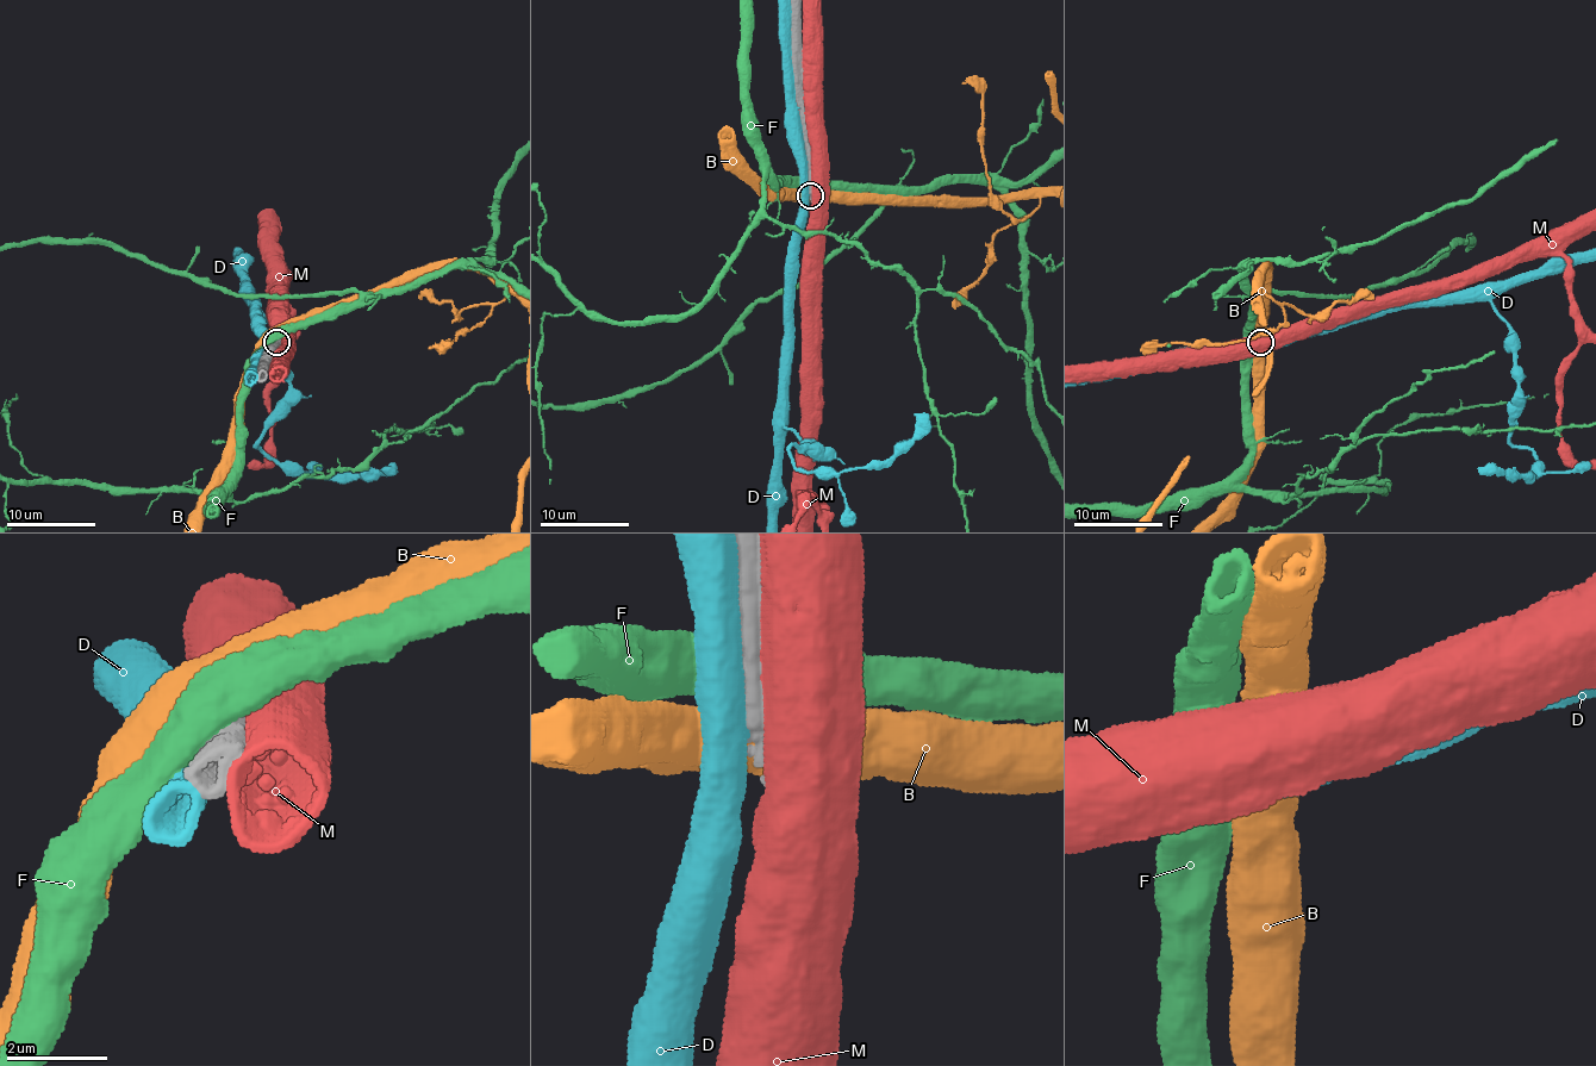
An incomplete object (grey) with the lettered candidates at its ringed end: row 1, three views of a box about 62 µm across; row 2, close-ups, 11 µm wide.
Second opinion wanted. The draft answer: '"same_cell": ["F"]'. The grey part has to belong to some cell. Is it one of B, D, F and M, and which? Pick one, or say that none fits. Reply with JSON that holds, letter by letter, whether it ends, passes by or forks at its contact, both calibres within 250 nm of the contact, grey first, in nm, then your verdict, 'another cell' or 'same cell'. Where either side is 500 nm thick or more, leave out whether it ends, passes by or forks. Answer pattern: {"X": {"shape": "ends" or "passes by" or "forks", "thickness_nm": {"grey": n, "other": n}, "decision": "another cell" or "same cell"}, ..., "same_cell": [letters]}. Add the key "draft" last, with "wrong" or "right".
{"B": {"thickness_nm": {"grey": 600, "other": 750}, "decision": "another cell"}, "D": {"thickness_nm": {"grey": 650, "other": 750}, "decision": "another cell"}, "F": {"thickness_nm": {"grey": 600, "other": 800}, "decision": "another cell"}, "M": {"thickness_nm": {"grey": 550, "other": 600}, "decision": "another cell"}, "same_cell": [], "draft": "wrong"}

